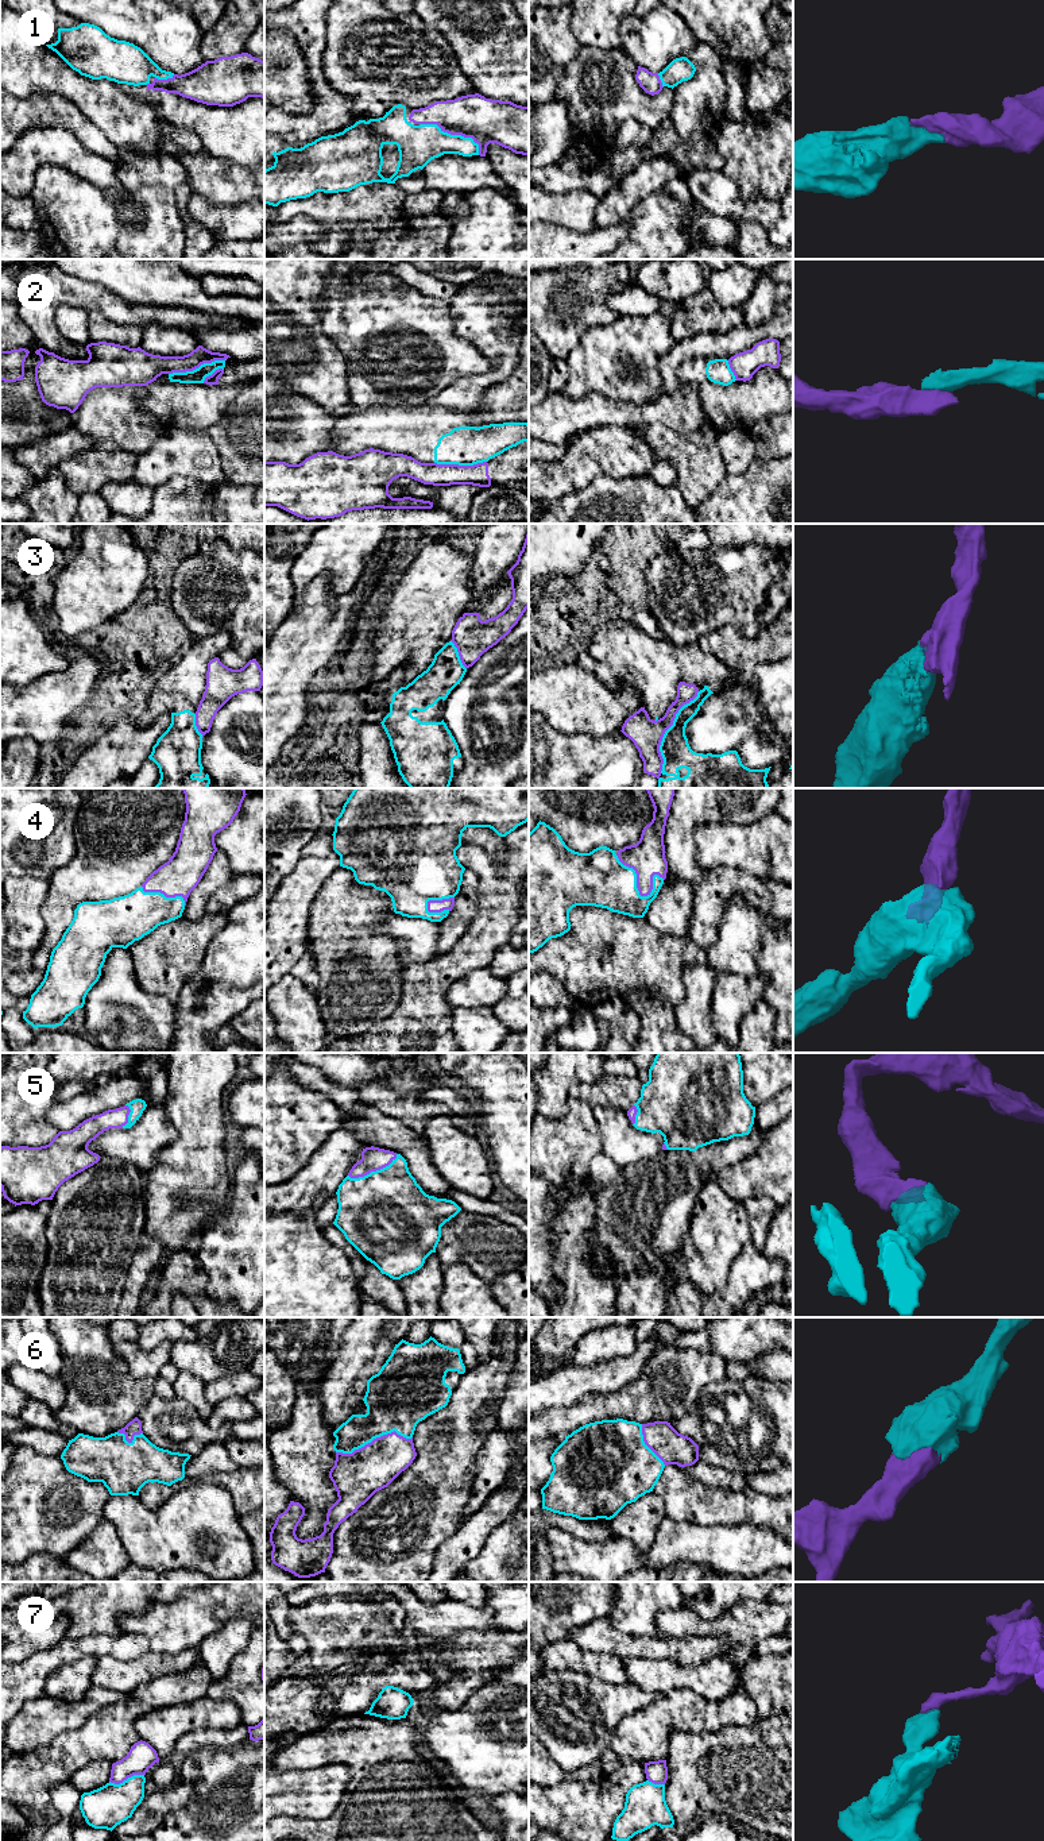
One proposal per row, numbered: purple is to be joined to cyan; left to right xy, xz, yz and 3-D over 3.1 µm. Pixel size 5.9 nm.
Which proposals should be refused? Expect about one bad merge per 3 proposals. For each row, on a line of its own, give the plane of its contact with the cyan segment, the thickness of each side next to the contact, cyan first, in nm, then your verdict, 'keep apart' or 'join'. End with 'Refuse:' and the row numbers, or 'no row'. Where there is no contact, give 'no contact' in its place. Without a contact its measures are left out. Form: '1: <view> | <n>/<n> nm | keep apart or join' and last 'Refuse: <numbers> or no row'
1: xz | 240/260 nm | join
2: xy | 90/120 nm | keep apart
3: yz | 180/190 nm | keep apart
4: yz | 320/220 nm | join
5: xz | 500/140 nm | join
6: xz | 340/280 nm | join
7: xy | 260/160 nm | keep apart
Refuse: 2, 3, 7

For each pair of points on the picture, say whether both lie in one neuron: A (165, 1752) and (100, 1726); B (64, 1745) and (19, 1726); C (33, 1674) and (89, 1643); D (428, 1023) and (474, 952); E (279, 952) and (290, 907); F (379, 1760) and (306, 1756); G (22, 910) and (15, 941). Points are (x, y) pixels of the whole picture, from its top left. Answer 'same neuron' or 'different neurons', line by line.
A: different neurons
B: different neurons
C: same neuron
D: same neuron
E: same neuron
F: same neuron
G: same neuron

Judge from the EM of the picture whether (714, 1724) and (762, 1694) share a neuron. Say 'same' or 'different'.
different

